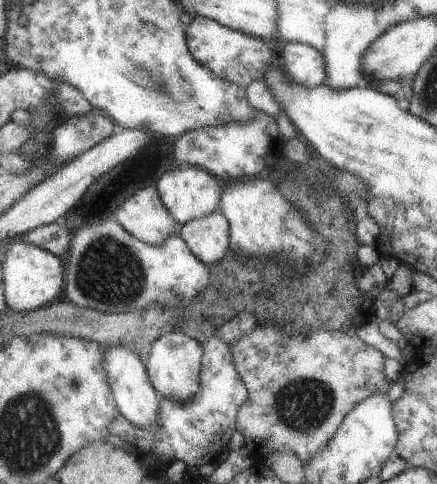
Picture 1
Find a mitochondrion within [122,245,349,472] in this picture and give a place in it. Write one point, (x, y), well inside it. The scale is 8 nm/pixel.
(302, 406)

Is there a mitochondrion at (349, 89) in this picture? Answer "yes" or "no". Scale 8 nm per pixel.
no

